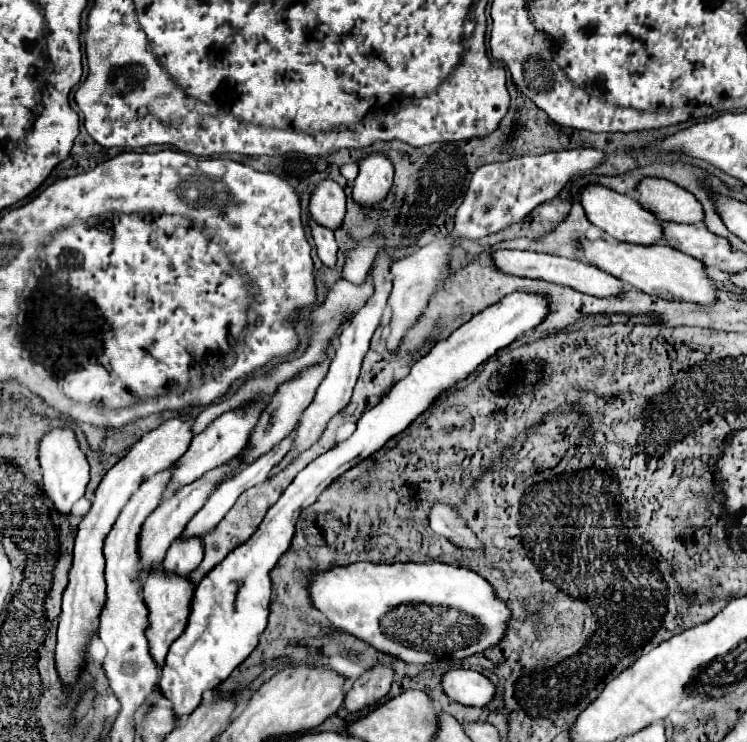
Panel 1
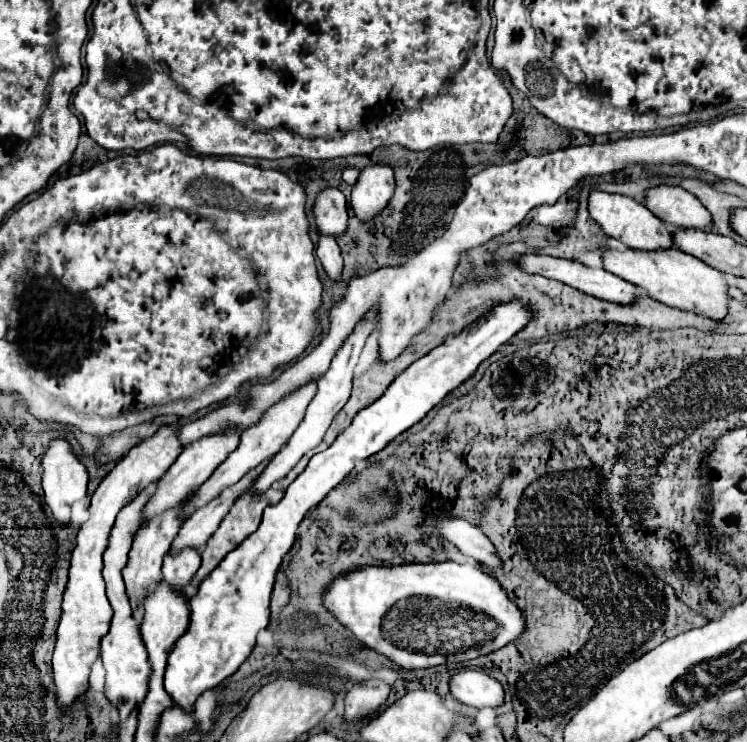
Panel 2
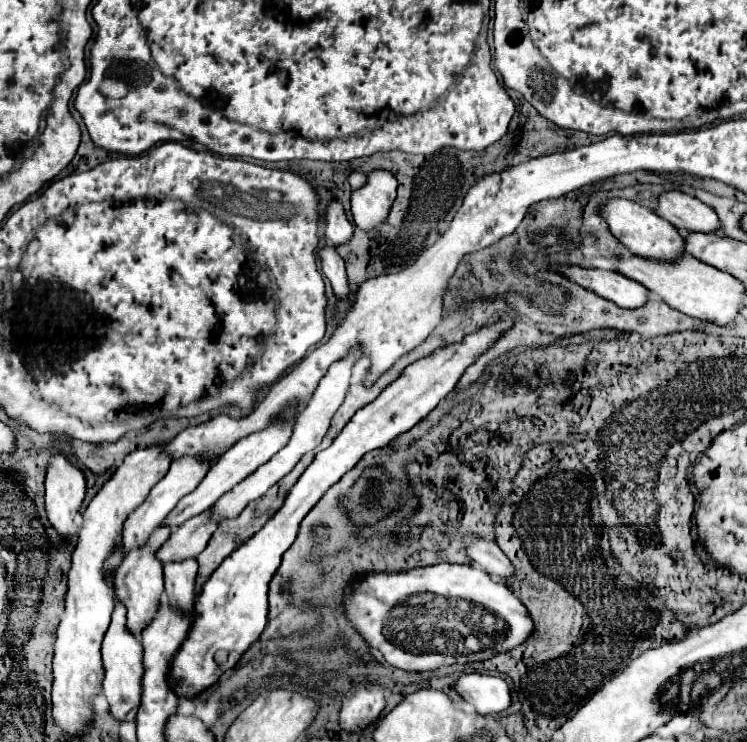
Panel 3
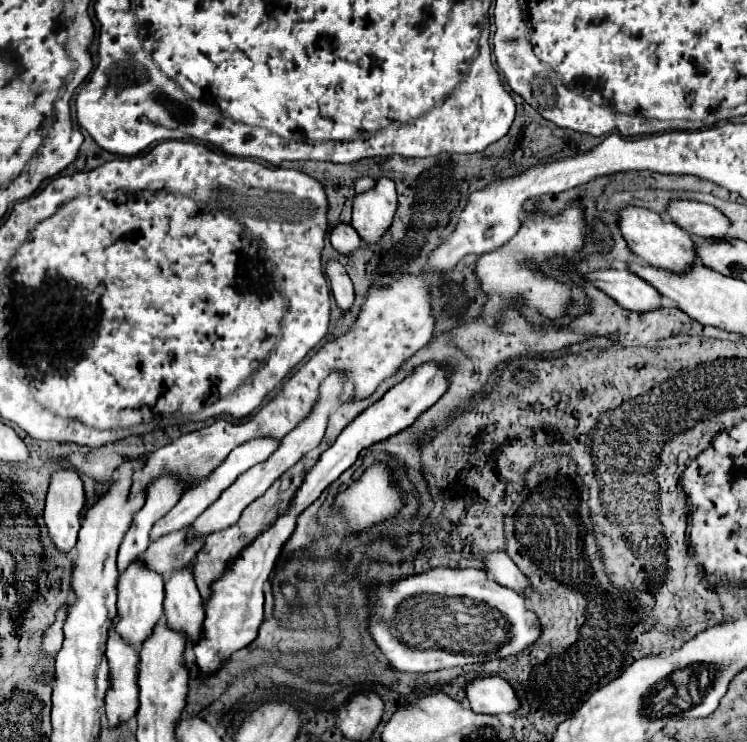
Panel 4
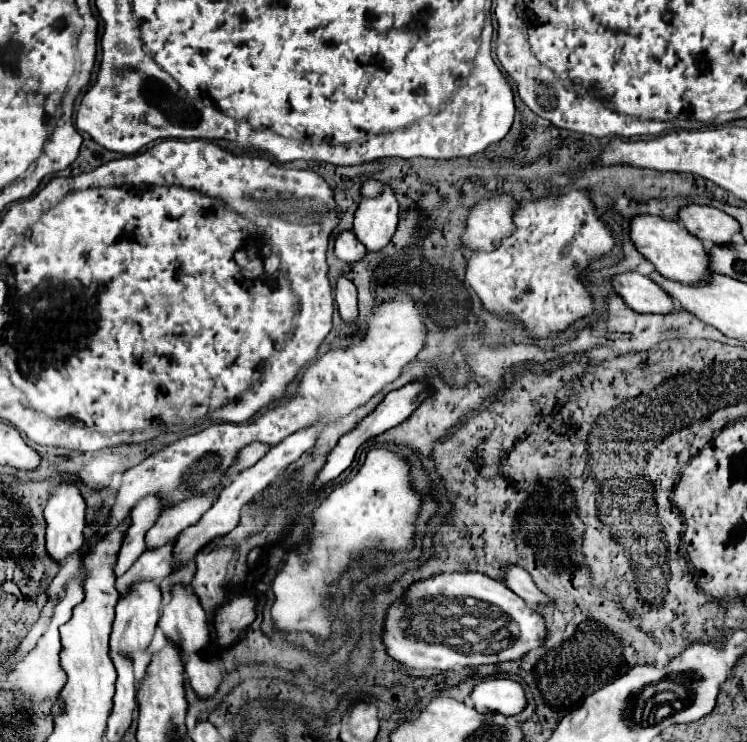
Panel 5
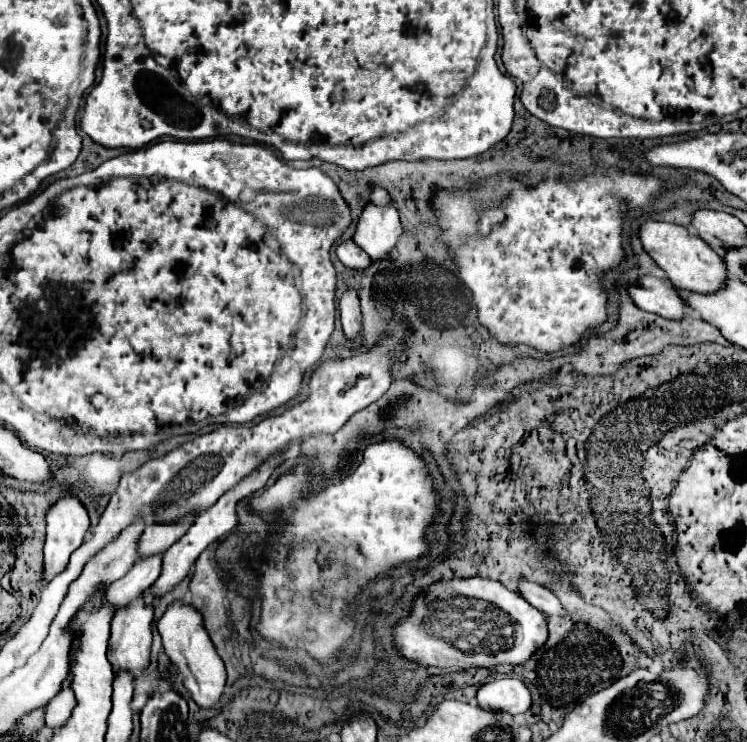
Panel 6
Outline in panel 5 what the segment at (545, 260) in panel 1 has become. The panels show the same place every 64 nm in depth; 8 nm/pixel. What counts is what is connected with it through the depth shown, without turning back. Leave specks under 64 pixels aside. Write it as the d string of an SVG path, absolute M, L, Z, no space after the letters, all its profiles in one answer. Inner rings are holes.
M638 272L620 274L612 280L616 292L624 298L628 306L636 312L654 312L654 314L670 314L674 312L672 296L658 286L652 278L642 276Z

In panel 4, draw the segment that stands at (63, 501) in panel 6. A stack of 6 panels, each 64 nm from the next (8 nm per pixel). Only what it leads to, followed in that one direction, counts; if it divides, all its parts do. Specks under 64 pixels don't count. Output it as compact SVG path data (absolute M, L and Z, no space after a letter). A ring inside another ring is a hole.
M64 468L52 474L44 520L58 552L70 552L76 546L84 504L84 488L78 472Z

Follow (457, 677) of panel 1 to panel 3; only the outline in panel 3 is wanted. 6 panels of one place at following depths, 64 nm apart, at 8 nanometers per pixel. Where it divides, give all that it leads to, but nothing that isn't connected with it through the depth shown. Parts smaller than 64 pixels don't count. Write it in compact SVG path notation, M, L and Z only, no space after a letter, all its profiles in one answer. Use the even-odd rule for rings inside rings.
M464 674L456 682L456 692L480 714L500 714L512 704L506 680L488 674Z

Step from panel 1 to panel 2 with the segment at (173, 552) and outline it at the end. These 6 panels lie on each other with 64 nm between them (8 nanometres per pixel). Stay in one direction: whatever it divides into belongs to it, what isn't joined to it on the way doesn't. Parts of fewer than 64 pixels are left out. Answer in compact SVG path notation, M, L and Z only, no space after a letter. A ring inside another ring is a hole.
M186 548L176 556L164 556L164 566L162 566L164 582L176 588L178 592L186 594L186 588L198 568L200 568L200 554L194 548Z

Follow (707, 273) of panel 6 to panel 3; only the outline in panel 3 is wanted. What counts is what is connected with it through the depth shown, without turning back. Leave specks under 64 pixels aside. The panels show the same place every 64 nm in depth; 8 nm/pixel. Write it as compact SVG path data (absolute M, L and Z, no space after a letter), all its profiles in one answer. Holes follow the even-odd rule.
M614 198L602 202L602 218L610 224L612 234L634 254L640 258L674 262L684 254L684 236L664 218L660 218L650 208L644 208L626 198Z

